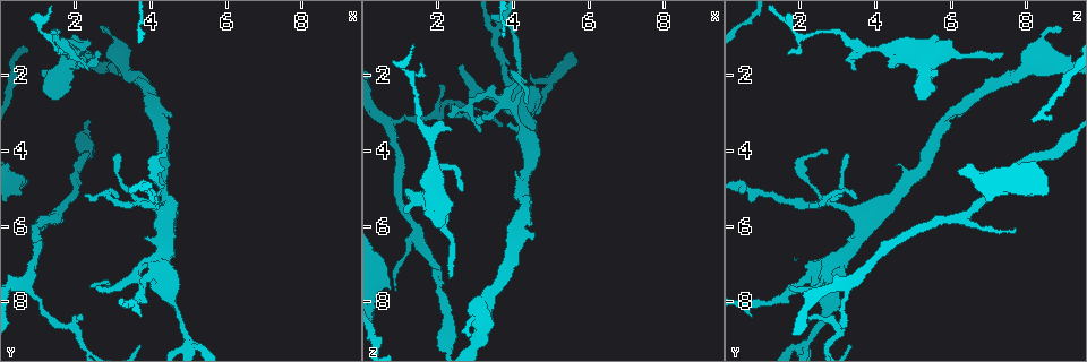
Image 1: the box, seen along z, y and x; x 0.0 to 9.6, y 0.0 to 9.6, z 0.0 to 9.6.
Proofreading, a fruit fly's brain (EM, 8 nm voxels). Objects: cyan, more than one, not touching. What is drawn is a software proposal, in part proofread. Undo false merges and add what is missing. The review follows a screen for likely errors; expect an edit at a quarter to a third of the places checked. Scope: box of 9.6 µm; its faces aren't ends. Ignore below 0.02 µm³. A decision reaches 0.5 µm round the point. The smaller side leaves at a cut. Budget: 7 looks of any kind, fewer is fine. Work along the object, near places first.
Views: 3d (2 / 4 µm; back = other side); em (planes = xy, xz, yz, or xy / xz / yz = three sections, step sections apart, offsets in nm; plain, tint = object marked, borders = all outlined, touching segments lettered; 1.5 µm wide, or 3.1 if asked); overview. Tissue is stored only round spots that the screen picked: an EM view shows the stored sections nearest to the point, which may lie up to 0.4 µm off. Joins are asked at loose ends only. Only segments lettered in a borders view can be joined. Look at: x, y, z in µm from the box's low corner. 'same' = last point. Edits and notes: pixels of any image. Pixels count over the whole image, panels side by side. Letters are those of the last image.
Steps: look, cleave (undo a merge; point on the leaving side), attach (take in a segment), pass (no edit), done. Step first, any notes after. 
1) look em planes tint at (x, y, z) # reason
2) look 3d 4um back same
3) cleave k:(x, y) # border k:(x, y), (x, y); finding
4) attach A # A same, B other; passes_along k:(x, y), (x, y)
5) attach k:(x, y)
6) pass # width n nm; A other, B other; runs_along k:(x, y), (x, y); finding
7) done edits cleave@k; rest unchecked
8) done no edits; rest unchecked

look em planes borders at (4.95, 9.15, 2.20)

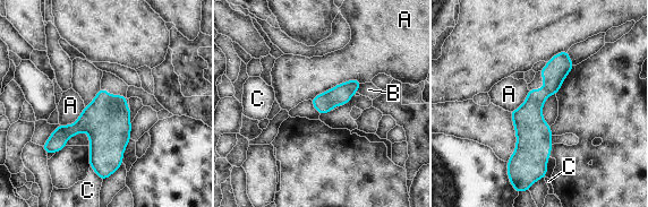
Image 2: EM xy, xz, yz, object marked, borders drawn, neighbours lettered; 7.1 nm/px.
pass # longest_contact A 400 nm; A other, B other, C other; continuous, no second neuron

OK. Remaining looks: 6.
look em planes plain at (1.35, 2.65, 5.20)

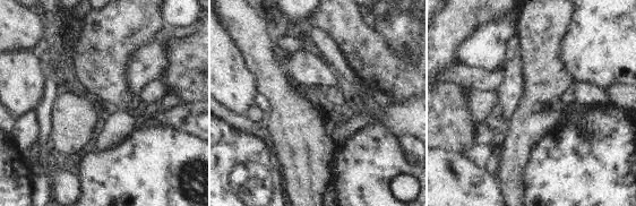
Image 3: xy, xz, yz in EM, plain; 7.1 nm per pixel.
look em planes borders same # see the neighbours

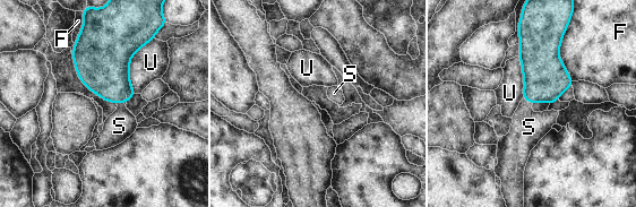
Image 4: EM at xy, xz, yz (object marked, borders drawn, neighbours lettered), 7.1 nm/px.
attach S # F other, S same, U other; the neuron continues

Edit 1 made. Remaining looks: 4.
look overview

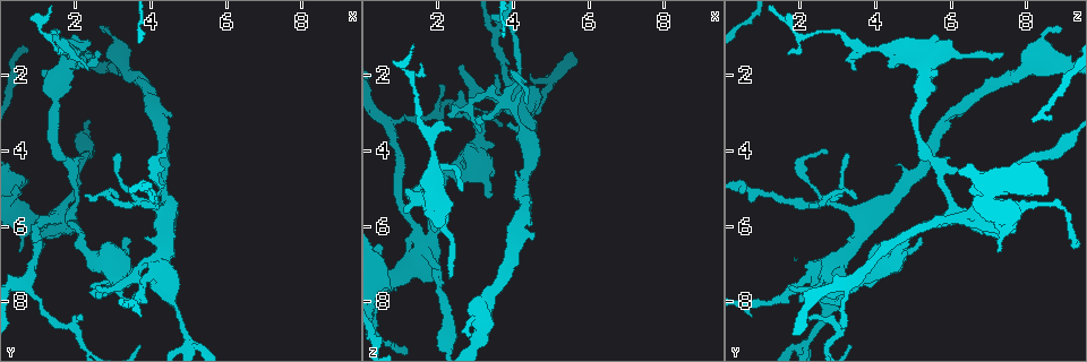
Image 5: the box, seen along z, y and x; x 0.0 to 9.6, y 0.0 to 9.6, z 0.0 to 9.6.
look em xy step 8 borders at (2.65, 7.60, 1.75) # thin end

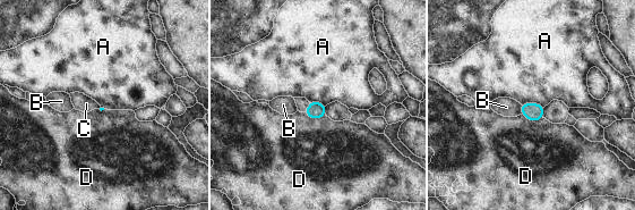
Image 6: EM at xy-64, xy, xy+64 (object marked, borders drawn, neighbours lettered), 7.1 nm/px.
attach C # A other, B other, C same, D other; passes_along 6:(316, 110), (308, 107), (302, 103); it goes on there

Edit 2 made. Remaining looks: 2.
done edits attach@4, attach@6; rest unchecked

